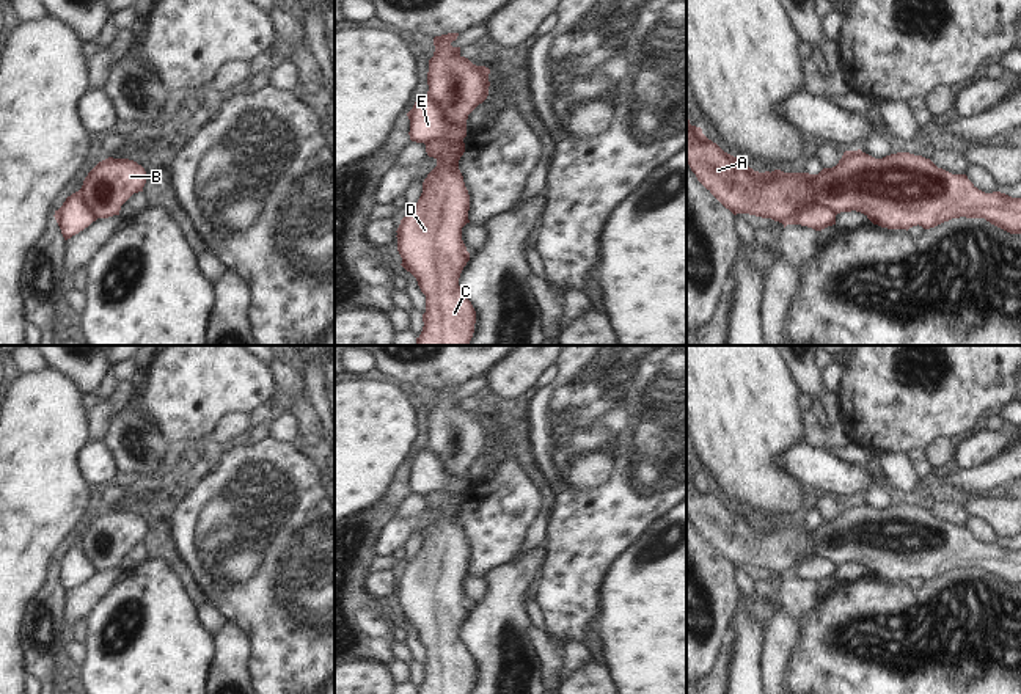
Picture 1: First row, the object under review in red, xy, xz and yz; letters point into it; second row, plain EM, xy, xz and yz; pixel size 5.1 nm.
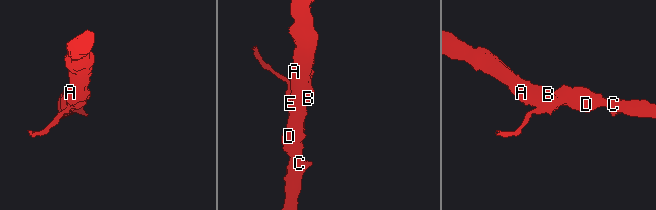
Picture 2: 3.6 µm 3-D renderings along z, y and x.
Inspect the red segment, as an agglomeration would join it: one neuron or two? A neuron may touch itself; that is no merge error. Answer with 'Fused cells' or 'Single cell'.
Fused cells.

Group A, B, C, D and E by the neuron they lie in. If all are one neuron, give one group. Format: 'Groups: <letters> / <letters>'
Groups: A B C D / E.

